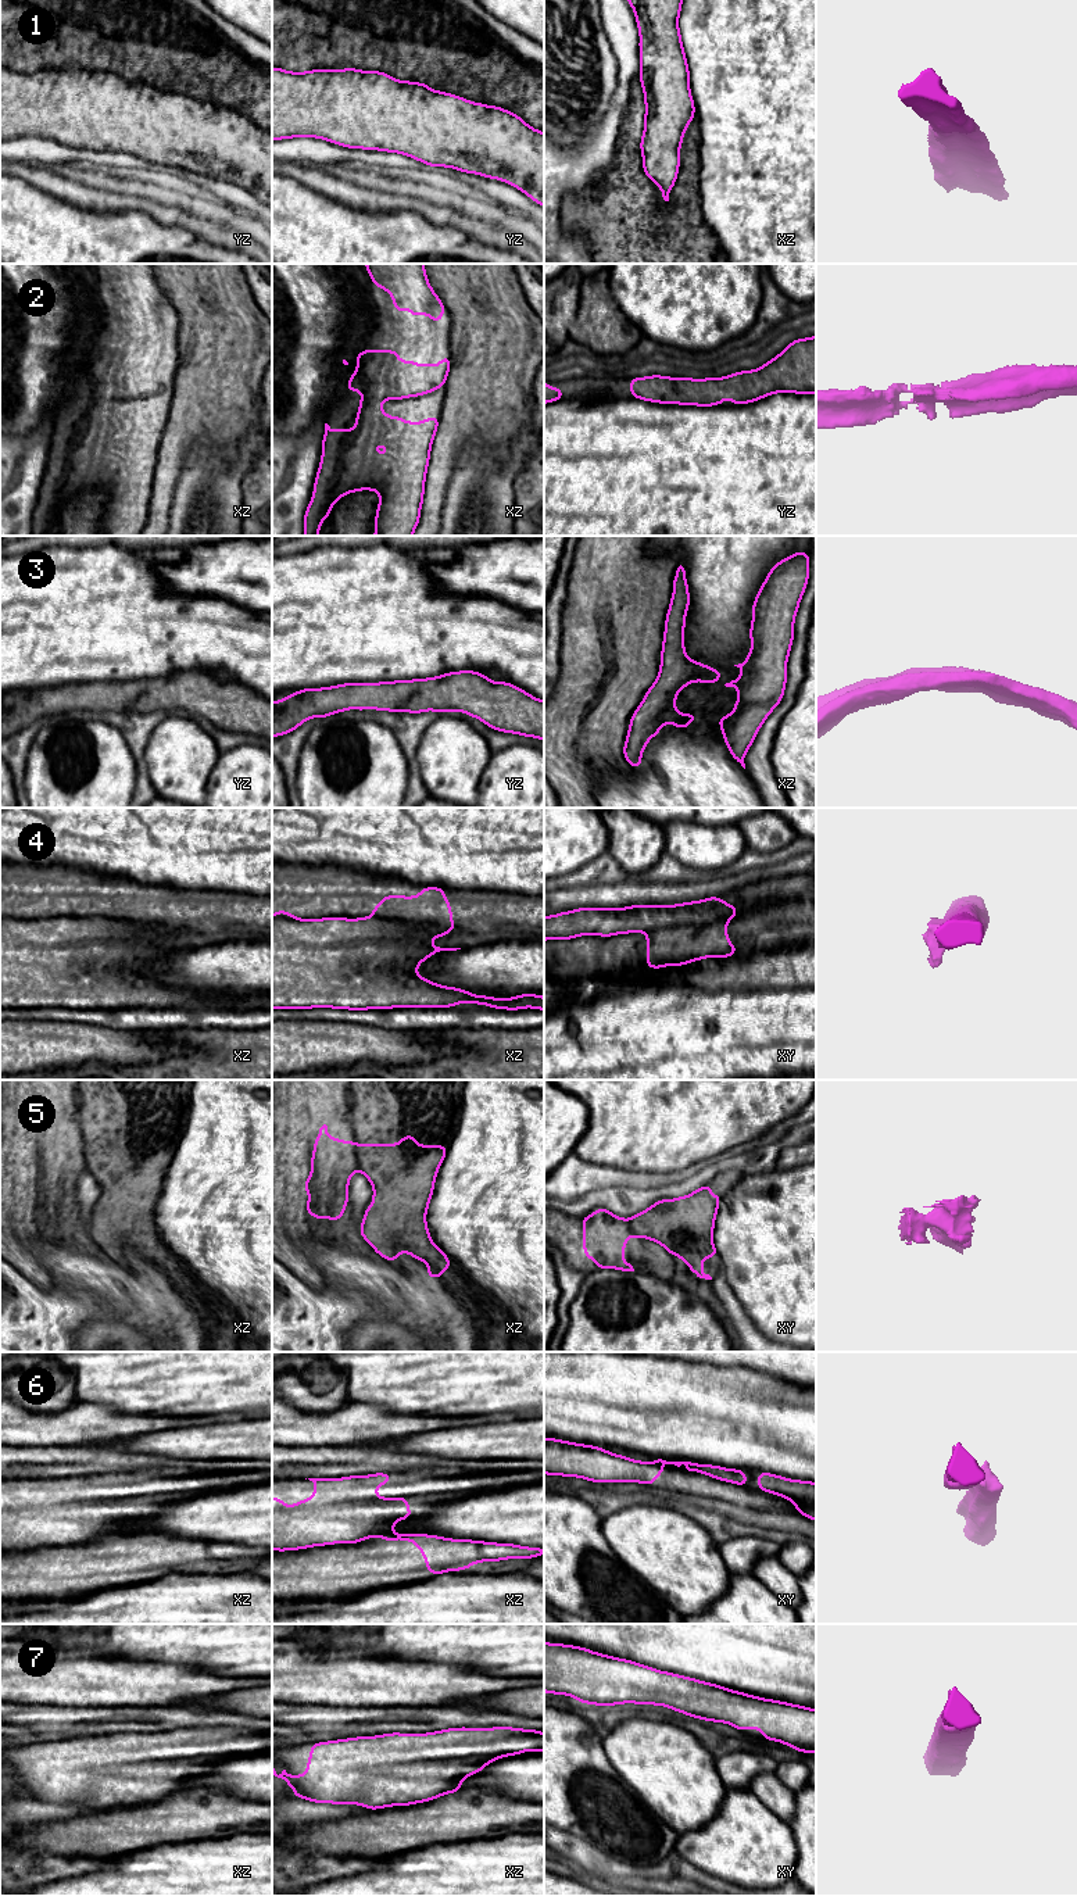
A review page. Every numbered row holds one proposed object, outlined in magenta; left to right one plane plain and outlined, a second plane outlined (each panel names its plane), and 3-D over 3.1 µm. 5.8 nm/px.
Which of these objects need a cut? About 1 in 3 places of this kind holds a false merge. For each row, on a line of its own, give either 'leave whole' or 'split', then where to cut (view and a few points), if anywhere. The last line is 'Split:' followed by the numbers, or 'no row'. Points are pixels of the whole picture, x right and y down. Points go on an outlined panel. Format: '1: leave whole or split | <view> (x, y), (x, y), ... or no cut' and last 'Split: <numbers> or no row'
1: leave whole | no cut
2: leave whole | no cut
3: leave whole | no cut
4: split | xy (726, 920), (712, 920), (701, 925), (673, 925), (646, 932)
5: split | xz (355, 1145), (360, 1167)
6: split | xz (392, 1533), (382, 1535)
7: leave whole | no cut
Split: 4, 5, 6

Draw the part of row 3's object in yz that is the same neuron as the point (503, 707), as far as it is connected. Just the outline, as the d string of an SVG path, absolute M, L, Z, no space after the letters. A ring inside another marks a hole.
M475 670L380 683L344 683L303 688L272 701L272 737L291 733L307 719L347 709L439 713L461 711L490 729L544 741L544 701L508 683L493 683Z

